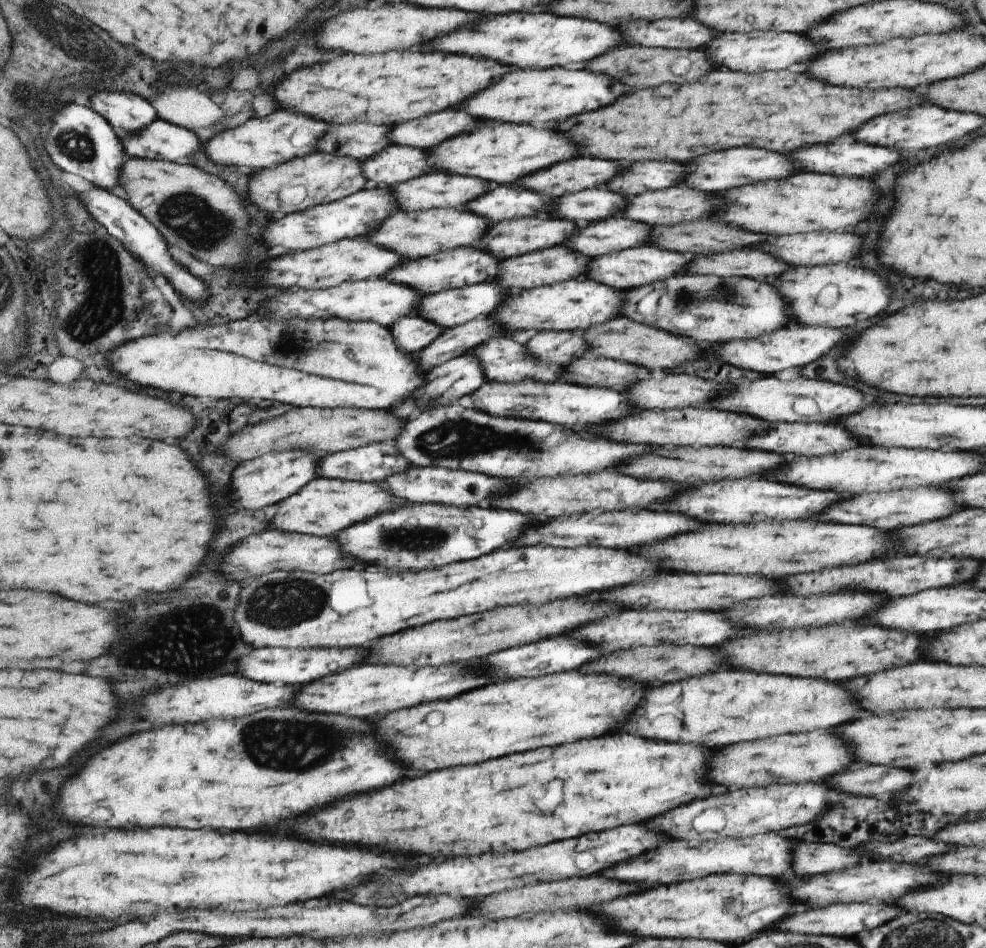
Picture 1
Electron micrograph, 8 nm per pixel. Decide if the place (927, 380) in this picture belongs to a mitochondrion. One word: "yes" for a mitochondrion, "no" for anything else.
no

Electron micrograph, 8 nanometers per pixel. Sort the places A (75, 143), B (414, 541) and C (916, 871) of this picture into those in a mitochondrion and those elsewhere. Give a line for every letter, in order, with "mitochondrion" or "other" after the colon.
A: mitochondrion
B: mitochondrion
C: other

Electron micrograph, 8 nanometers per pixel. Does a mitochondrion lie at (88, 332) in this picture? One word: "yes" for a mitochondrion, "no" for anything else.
yes

